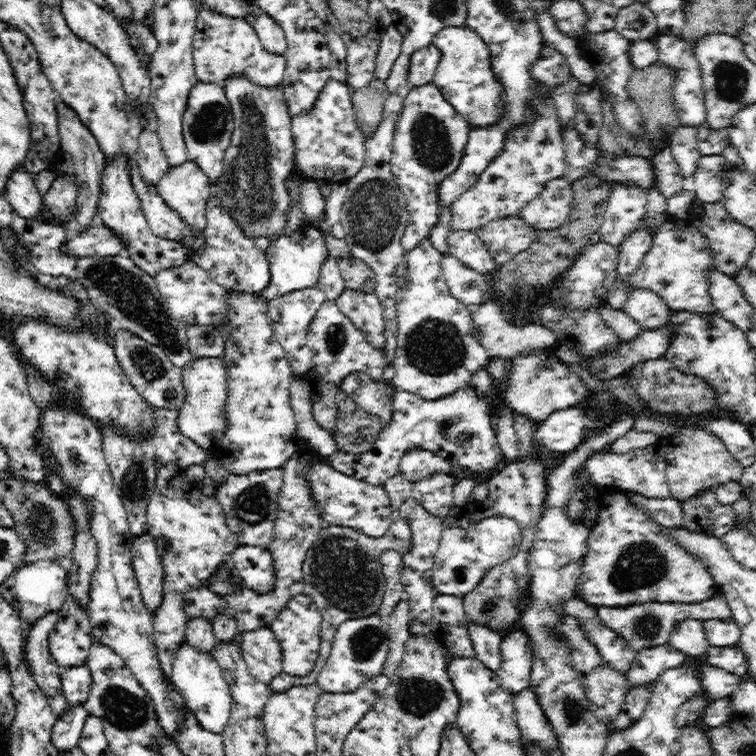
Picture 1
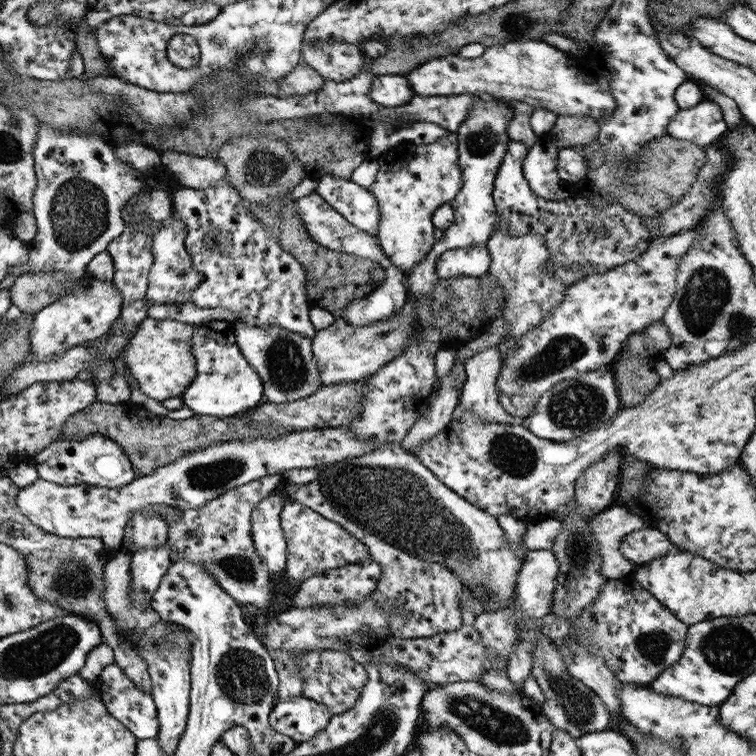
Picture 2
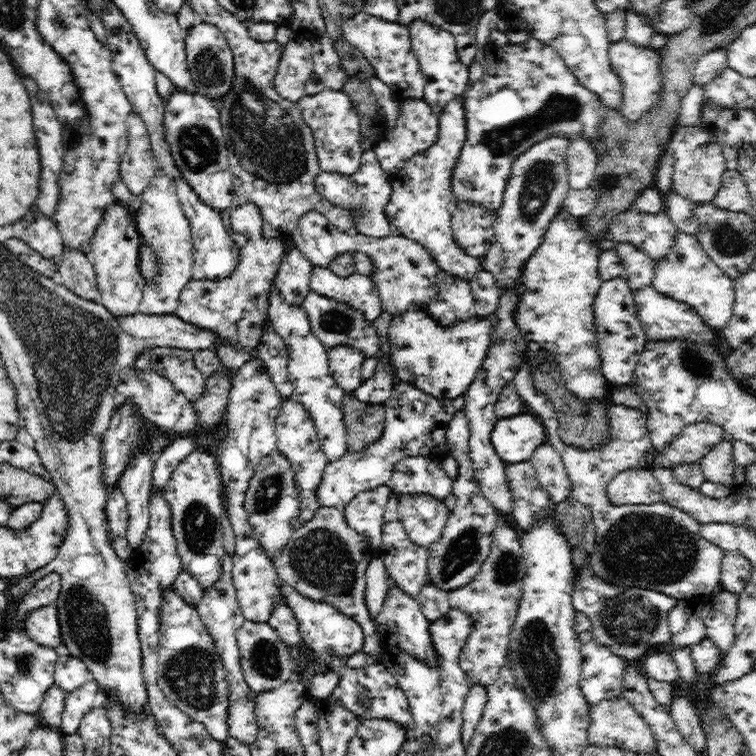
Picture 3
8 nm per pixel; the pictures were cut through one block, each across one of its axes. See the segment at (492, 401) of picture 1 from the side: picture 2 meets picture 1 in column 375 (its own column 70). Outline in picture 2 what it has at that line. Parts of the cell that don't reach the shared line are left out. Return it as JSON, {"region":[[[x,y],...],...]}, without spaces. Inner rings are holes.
{"region":[[[101,434],[84,436],[80,441],[56,440],[36,453],[30,461],[36,466],[40,479],[61,485],[89,484],[122,488],[136,478],[127,454],[114,440]]]}

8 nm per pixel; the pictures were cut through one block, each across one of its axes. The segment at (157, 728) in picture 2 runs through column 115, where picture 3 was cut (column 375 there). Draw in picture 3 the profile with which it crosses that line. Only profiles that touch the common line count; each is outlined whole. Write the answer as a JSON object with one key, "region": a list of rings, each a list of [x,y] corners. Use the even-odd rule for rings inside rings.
{"region":[[[371,662],[364,668],[352,669],[348,666],[336,671],[341,675],[341,682],[336,691],[324,698],[324,703],[339,702],[353,714],[357,714],[359,720],[372,720],[372,718],[389,718],[405,726],[406,735],[413,738],[414,720],[412,719],[408,699],[398,687],[396,678],[388,672],[383,664]]]}

